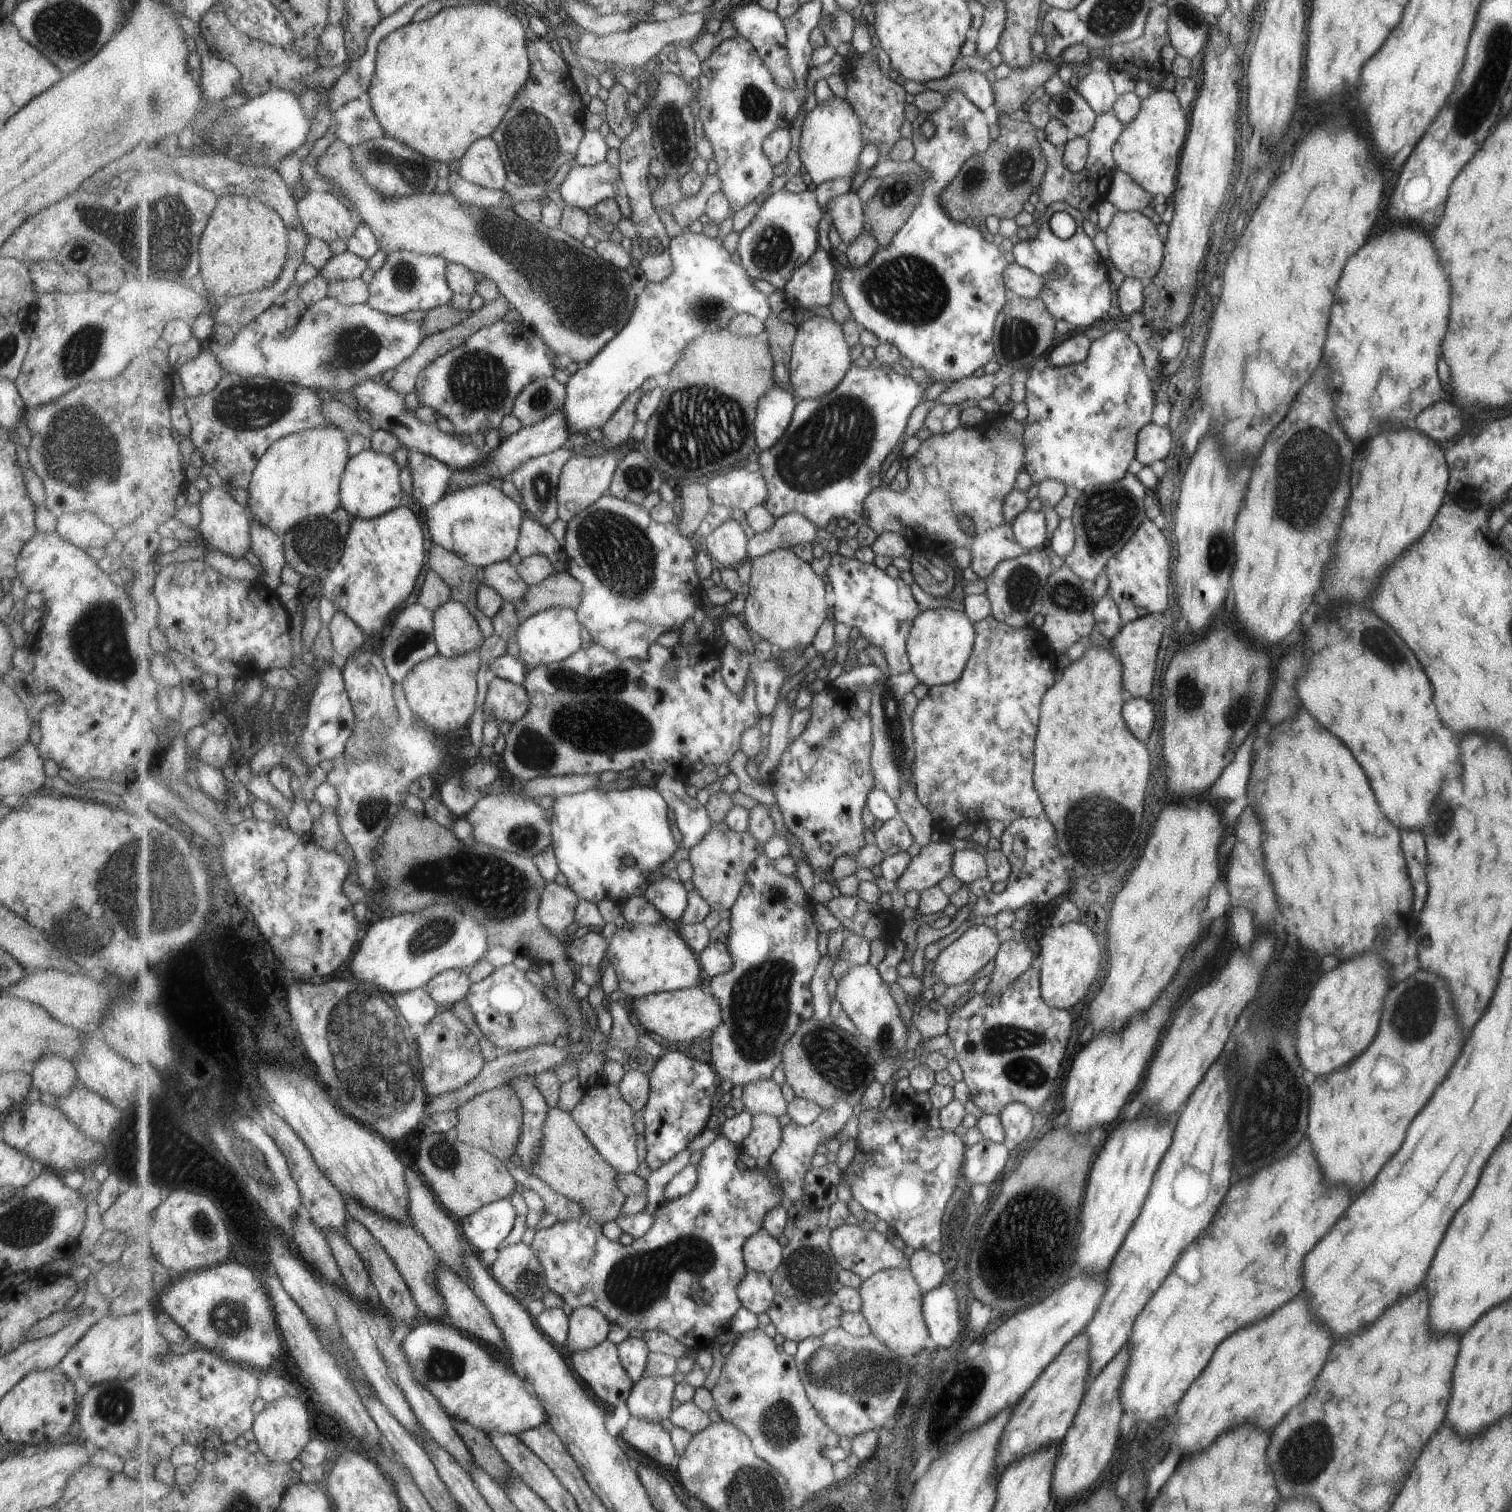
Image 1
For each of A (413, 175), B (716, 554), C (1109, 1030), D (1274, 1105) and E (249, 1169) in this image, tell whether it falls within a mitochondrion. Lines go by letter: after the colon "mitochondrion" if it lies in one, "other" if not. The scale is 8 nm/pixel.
A: mitochondrion
B: other
C: other
D: mitochondrion
E: other

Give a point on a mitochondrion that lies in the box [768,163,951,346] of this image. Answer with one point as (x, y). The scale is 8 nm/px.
(894, 193)

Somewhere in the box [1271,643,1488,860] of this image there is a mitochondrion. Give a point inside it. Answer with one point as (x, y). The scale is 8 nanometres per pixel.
(1443, 821)

